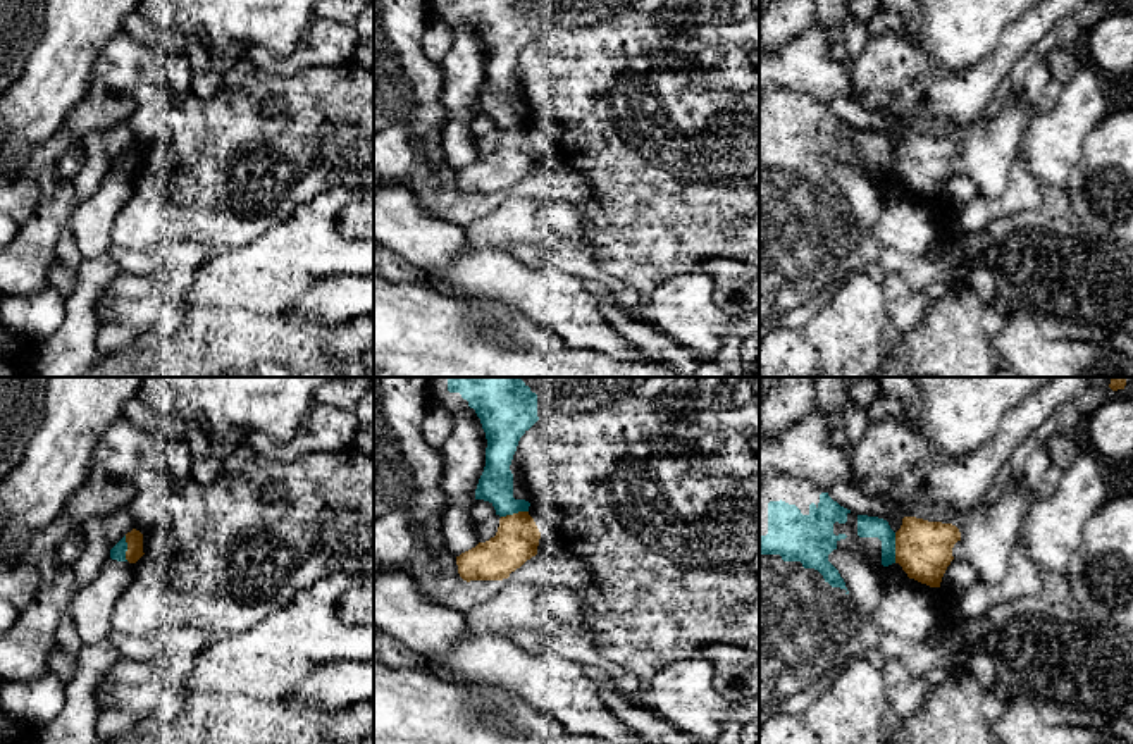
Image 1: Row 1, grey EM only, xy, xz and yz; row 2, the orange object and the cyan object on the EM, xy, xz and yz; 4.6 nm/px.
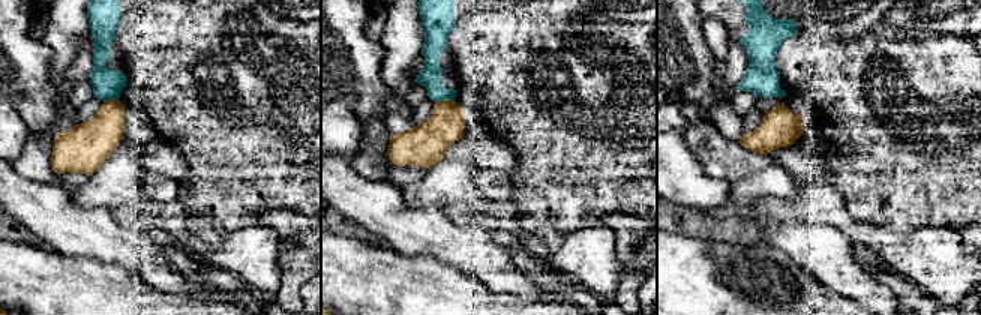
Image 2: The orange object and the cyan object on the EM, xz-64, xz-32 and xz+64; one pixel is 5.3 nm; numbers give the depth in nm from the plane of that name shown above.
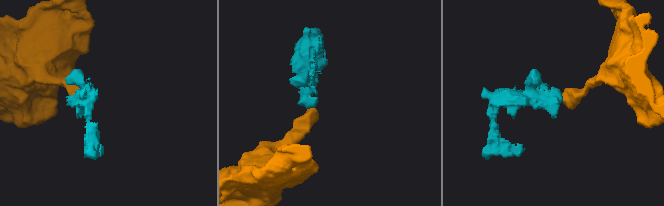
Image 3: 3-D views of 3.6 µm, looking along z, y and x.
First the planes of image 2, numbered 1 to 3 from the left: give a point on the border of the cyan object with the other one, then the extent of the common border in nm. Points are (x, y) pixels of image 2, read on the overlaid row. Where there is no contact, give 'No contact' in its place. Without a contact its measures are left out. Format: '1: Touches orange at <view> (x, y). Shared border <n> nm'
1: Touches orange at xz-64 (111, 99). Shared border 80 nm
2: Touches orange at xz-32 (444, 101). Shared border 110 nm
3: No contact

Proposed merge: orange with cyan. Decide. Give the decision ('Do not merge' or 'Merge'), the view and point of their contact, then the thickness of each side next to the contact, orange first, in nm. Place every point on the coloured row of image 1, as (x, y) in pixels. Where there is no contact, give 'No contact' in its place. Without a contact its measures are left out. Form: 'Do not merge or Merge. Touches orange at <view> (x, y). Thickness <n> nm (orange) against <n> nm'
Do not merge. Touches orange at yz (896, 548). Thickness 260 nm (orange) against 100 nm

